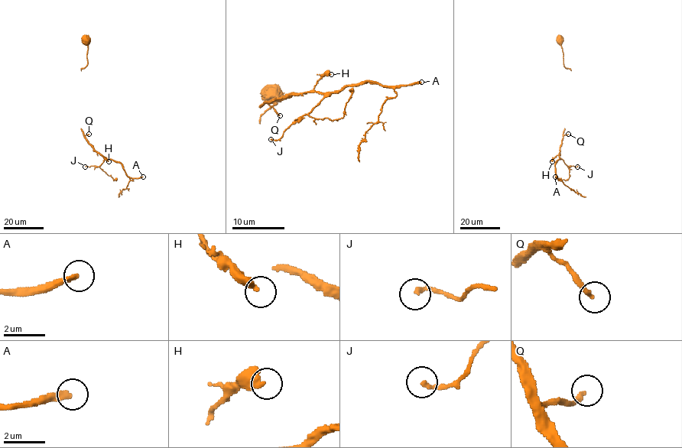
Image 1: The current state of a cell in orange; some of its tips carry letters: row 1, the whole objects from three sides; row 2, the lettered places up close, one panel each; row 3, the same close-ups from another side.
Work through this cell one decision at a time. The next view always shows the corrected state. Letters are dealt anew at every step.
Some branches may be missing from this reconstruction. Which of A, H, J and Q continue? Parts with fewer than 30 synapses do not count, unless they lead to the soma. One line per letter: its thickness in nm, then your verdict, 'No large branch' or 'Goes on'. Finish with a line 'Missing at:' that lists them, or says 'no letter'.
A: Thickness 280 nm. Goes on
H: Thickness 380 nm. No large branch
J: Thickness 220 nm. No large branch
Q: Thickness 220 nm. No large branch
Missing at: A

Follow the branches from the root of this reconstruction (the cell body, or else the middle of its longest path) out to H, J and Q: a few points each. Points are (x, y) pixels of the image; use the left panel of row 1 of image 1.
H: (85, 40), (88, 64), (81, 69), (81, 130), (87, 141), (108, 161)
J: (85, 40), (88, 64), (81, 69), (81, 130), (87, 141), (105, 157), (99, 167), (85, 167)
Q: (85, 40), (88, 64), (81, 69), (81, 130), (84, 134), (89, 134)

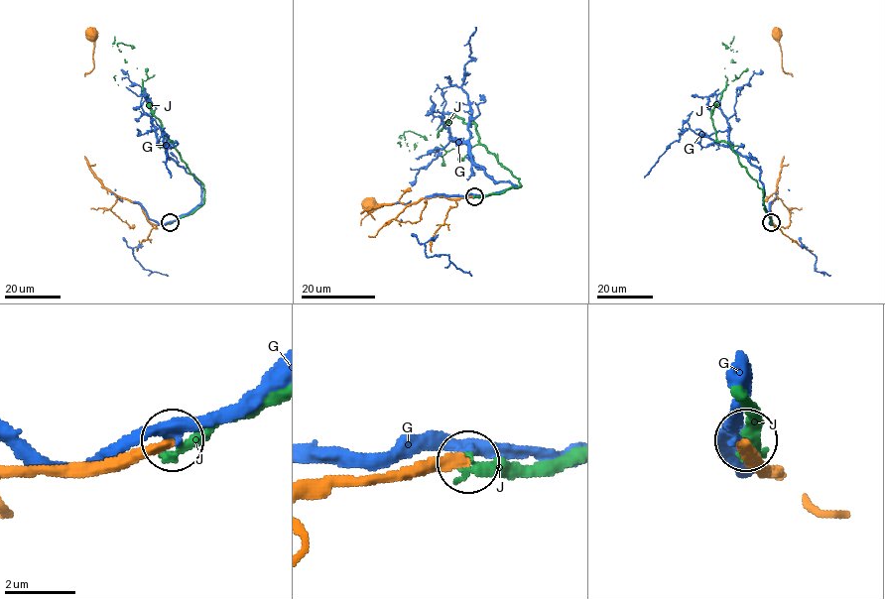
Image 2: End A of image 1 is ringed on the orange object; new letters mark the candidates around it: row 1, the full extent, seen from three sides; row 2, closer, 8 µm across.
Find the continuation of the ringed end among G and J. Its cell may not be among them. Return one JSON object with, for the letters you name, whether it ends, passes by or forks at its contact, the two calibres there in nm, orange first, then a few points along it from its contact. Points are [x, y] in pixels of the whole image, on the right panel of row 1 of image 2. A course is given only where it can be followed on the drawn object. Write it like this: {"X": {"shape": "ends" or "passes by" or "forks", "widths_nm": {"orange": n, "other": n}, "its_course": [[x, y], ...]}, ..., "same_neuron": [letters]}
{"same_neuron": []}

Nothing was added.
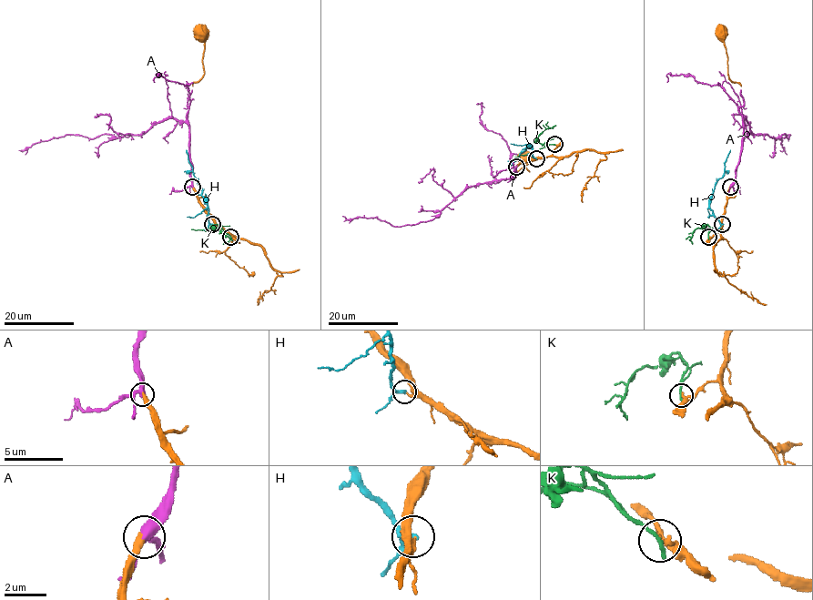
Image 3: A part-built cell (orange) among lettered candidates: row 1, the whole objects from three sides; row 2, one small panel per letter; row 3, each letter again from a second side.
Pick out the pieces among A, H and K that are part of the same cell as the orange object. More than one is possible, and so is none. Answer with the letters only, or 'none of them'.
A

